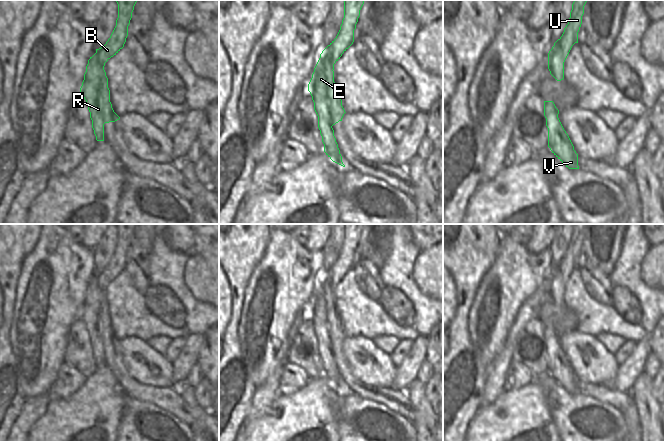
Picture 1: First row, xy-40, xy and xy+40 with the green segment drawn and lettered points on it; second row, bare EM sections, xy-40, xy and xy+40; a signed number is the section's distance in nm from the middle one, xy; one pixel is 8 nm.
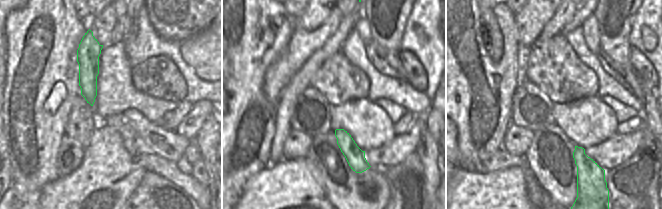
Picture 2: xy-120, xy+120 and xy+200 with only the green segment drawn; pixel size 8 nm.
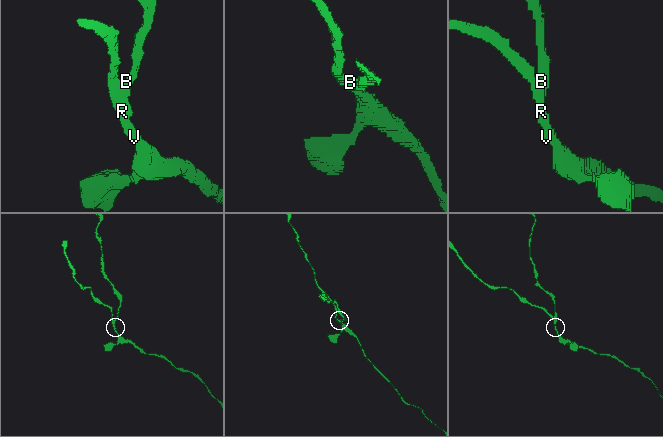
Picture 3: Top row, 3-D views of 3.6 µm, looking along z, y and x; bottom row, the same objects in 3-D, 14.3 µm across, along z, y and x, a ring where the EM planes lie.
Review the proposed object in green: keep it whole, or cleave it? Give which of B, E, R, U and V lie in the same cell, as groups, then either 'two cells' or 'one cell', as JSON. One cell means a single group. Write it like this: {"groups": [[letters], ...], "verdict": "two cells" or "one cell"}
{"groups": [["B", "U"], ["E", "R", "V"]], "verdict": "two cells"}

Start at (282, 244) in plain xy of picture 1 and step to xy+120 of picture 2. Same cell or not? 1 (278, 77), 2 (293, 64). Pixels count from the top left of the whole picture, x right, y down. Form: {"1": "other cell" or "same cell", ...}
{"1": "same cell", "2": "same cell"}

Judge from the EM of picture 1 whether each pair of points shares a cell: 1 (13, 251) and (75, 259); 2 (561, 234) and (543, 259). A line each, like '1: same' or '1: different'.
1: different
2: different

